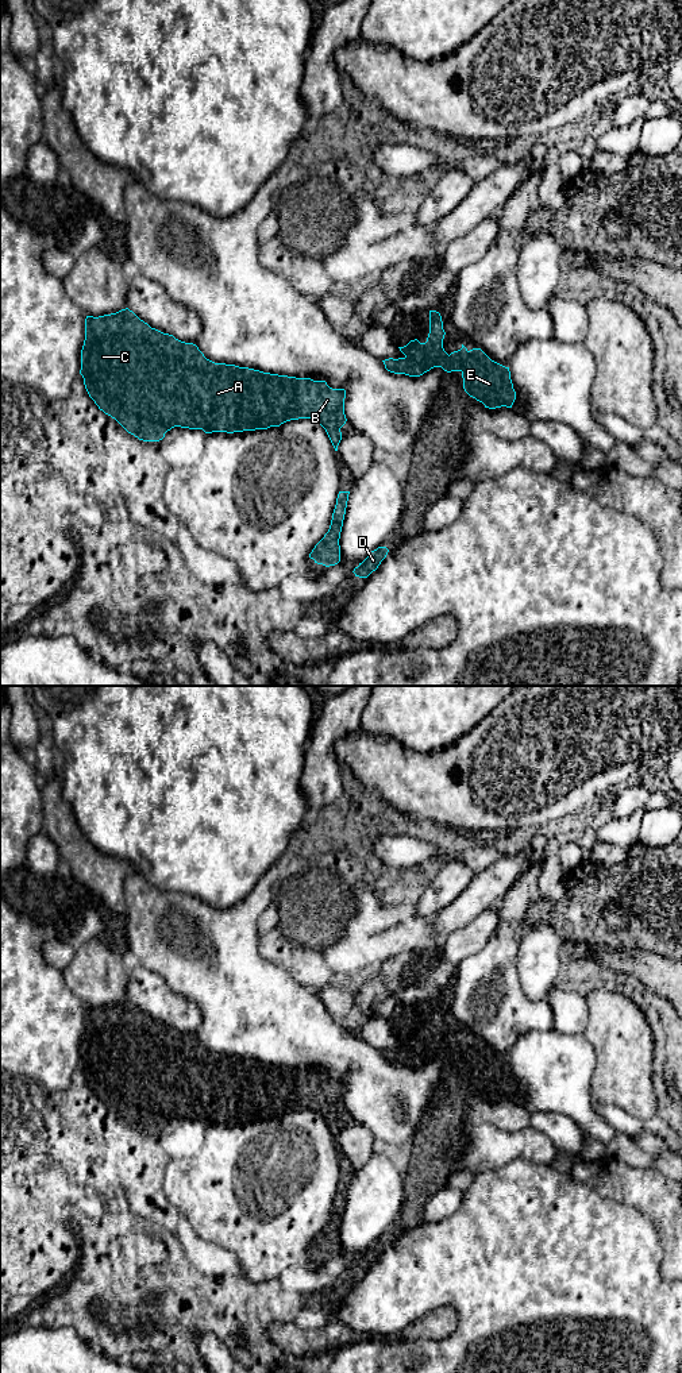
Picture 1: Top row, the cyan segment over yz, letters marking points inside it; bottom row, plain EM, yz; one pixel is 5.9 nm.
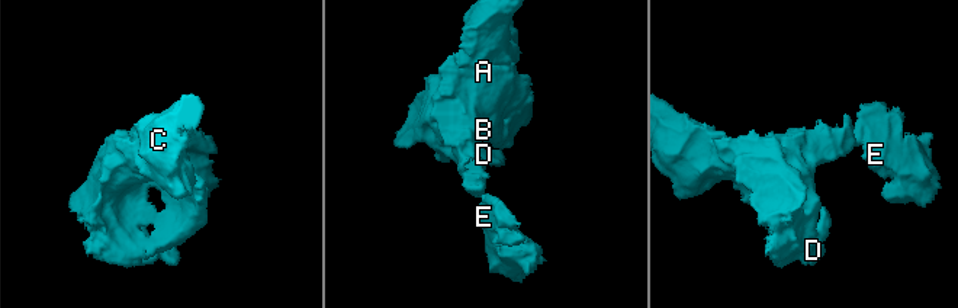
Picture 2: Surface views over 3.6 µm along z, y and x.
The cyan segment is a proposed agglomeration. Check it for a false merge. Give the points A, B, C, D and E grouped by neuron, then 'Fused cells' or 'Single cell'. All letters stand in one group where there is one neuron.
Groups: A B C D E. Single cell

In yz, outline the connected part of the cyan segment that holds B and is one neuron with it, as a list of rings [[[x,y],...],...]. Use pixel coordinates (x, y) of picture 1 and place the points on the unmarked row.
[[[128,999],[99,1008],[86,1007],[80,1065],[99,1100],[143,1133],[159,1133],[174,1118],[234,1125],[311,1110],[325,1121],[338,1142],[340,1119],[347,1112],[344,1080],[332,1080],[325,1072],[215,1054],[196,1035],[151,1019]]]

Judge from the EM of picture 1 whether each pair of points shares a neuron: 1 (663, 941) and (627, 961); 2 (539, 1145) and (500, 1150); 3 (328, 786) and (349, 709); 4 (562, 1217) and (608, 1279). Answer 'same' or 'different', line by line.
1: different
2: same
3: same
4: same

